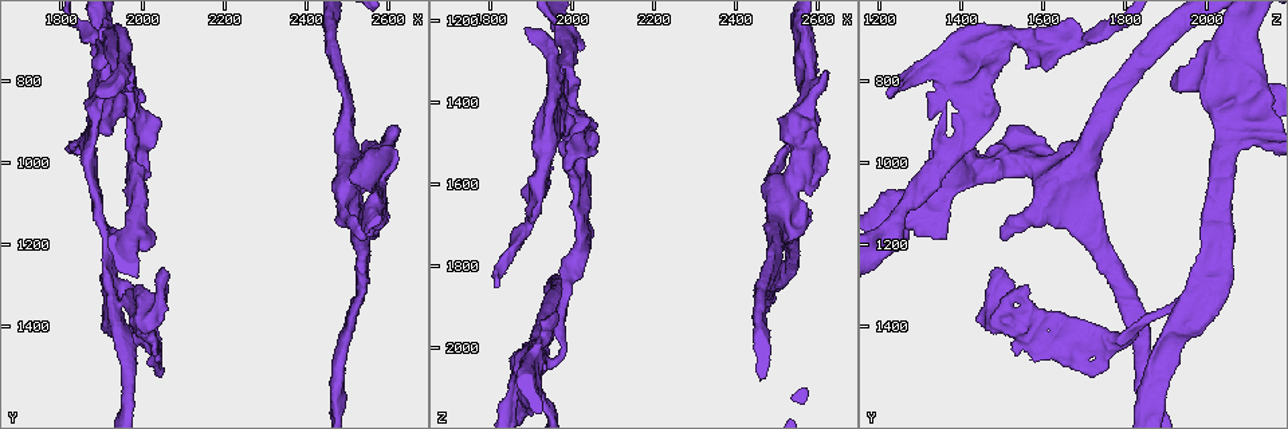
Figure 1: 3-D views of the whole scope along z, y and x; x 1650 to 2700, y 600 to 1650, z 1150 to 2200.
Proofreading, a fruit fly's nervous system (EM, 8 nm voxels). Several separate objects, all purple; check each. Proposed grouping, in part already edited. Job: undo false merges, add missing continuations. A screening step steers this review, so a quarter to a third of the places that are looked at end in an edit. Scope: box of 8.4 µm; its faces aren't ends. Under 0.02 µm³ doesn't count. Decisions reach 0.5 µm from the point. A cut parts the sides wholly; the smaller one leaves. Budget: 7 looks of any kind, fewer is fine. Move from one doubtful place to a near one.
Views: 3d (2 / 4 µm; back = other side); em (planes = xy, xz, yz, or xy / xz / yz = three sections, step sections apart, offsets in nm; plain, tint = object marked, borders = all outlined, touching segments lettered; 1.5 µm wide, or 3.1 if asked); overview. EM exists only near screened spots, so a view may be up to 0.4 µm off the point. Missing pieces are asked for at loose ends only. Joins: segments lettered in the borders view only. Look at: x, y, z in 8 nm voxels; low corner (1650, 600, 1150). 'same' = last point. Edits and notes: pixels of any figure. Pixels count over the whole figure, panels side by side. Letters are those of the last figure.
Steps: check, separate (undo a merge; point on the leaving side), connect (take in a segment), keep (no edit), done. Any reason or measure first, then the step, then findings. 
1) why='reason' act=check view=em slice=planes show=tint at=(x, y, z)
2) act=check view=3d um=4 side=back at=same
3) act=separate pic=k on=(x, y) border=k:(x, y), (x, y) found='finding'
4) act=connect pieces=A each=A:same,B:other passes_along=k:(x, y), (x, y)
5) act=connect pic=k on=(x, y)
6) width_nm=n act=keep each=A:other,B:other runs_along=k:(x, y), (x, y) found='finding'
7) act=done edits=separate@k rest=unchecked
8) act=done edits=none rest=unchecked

why='calibre changes' act=check view=em slice=planes show=tint at=(2575, 1080, 1310)

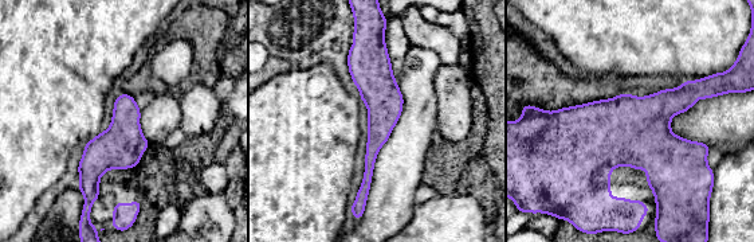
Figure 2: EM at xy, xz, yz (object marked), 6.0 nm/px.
act=check view=em slice=planes show=borders at=same

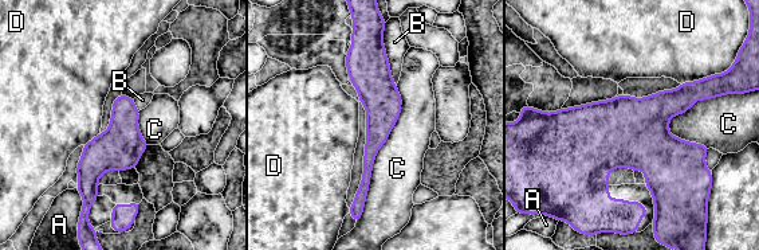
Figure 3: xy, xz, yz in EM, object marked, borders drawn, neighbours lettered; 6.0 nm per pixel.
width_nm=220 longest_contact=C:800nm act=keep each=A:other,B:other,C:other,D:other found='continuous, no second cell'

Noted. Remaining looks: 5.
why='branch stops here' act=check view=3d um=2 side=back at=(2050, 1375, 1445)

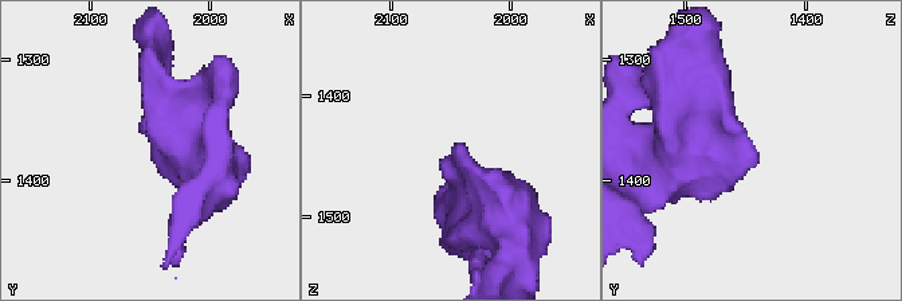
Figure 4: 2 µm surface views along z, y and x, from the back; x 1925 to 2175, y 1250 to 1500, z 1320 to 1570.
why='now the EM' act=check view=em slice=xy step=8 show=borders at=(2048, 1378, 1442)

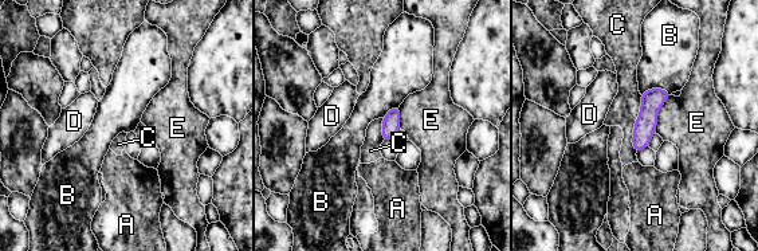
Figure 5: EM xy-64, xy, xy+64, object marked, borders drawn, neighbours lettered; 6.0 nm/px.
longest_contact=C:360nm act=keep each=A:other,B:other,C:other,D:other,E:other found='none of them fits'

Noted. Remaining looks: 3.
why='free end' act=check view=em slice=planes show=tint at=(2035, 1525, 1715)

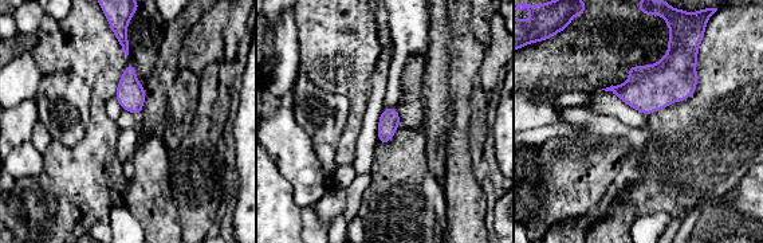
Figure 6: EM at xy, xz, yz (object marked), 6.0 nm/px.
act=check view=em slice=planes show=borders at=same

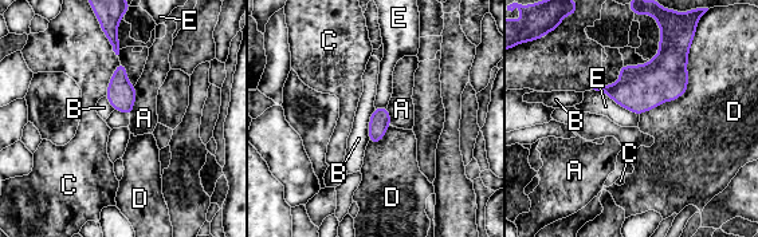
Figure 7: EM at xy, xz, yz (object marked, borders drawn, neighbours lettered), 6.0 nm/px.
act=keep each=A:other,B:other,C:other,D:other,E:other border=7:(593, 89), (601, 90), (639, 115) found='no lettered segment goes on from it'

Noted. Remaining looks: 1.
act=done edits=none rest=unchecked

